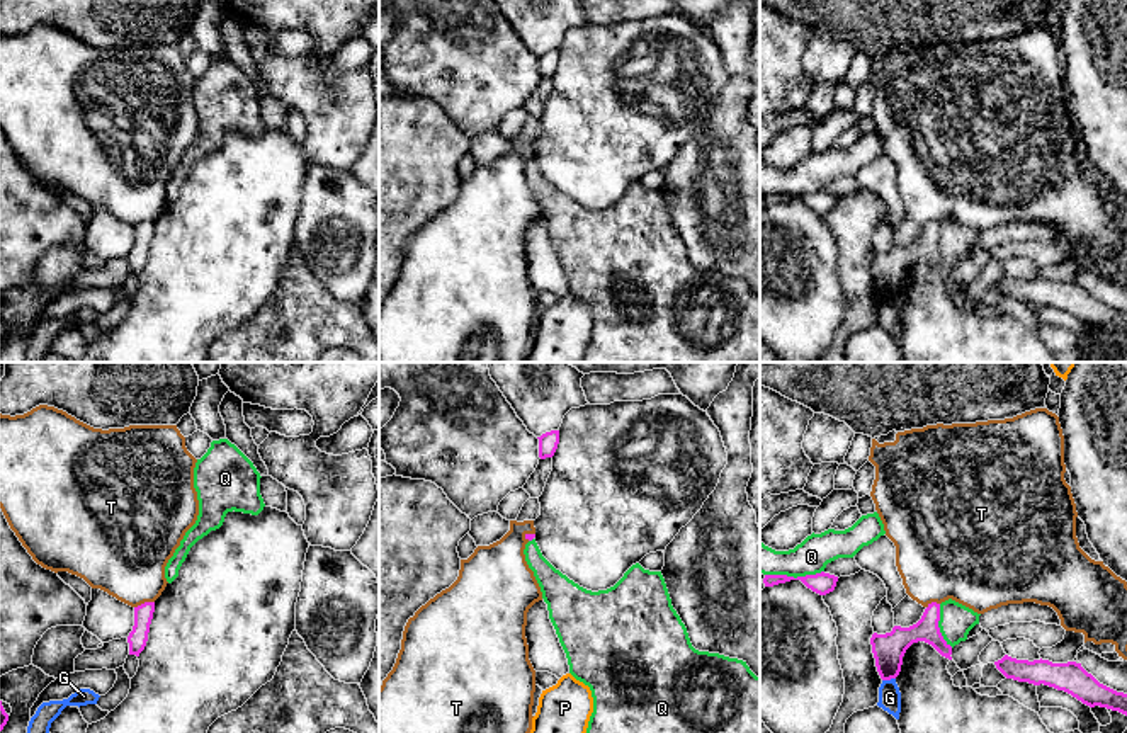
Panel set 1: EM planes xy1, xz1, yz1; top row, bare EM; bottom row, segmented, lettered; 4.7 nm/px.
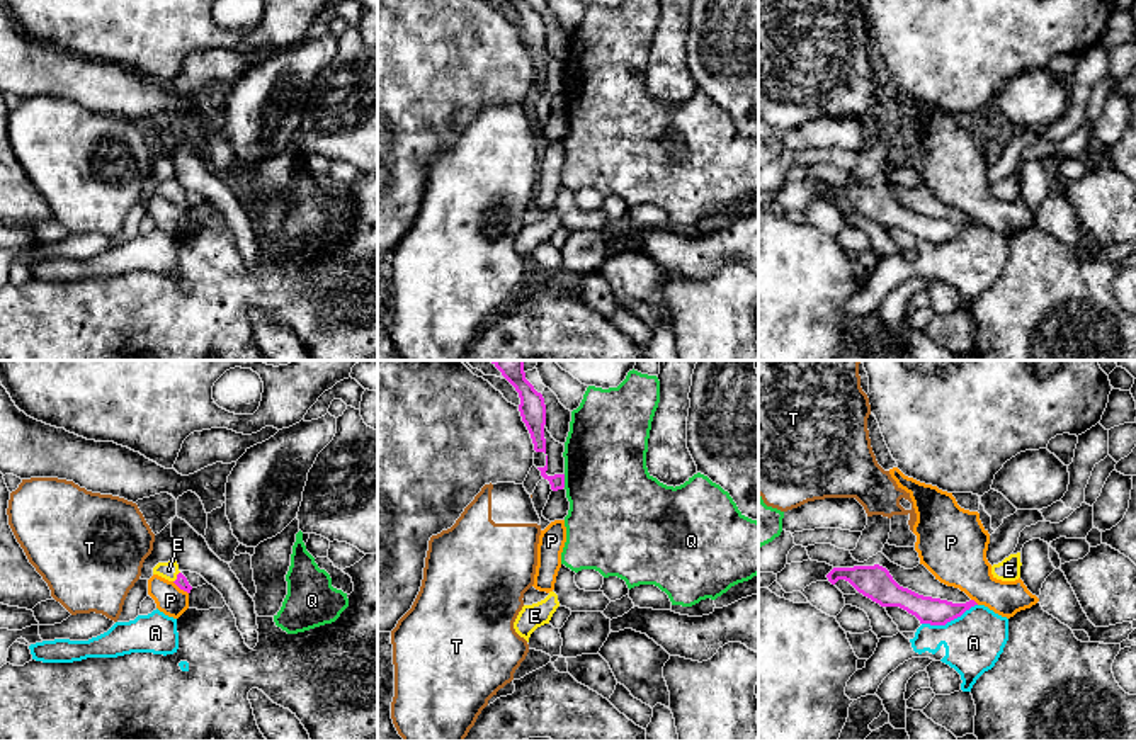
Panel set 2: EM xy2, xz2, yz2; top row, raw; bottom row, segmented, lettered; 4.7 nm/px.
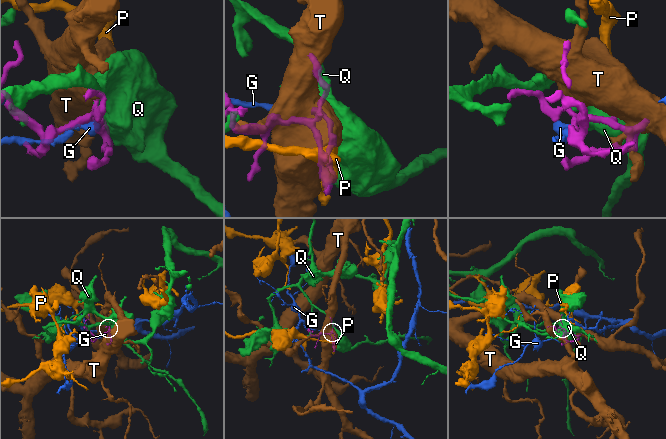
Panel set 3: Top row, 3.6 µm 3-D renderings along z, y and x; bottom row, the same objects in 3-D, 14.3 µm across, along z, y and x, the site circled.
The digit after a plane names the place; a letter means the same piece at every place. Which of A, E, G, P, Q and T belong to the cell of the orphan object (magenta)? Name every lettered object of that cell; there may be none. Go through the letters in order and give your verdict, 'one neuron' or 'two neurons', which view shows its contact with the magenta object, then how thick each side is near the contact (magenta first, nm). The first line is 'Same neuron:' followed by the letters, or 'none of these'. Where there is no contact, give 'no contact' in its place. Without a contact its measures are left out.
Same neuron: E
A: two neurons; contact in yz2; calibres 130 and 280 nm
E: one neuron; contact in xy2; calibres 60 and 80 nm
G: two neurons; contact in yz1; calibres 150 and 110 nm
P: two neurons; contact in xy2; calibres 60 and 140 nm
Q: two neurons; contact in yz1; calibres 100 and 160 nm
T: two neurons; contact in xy1; calibres 90 and 400 nm

